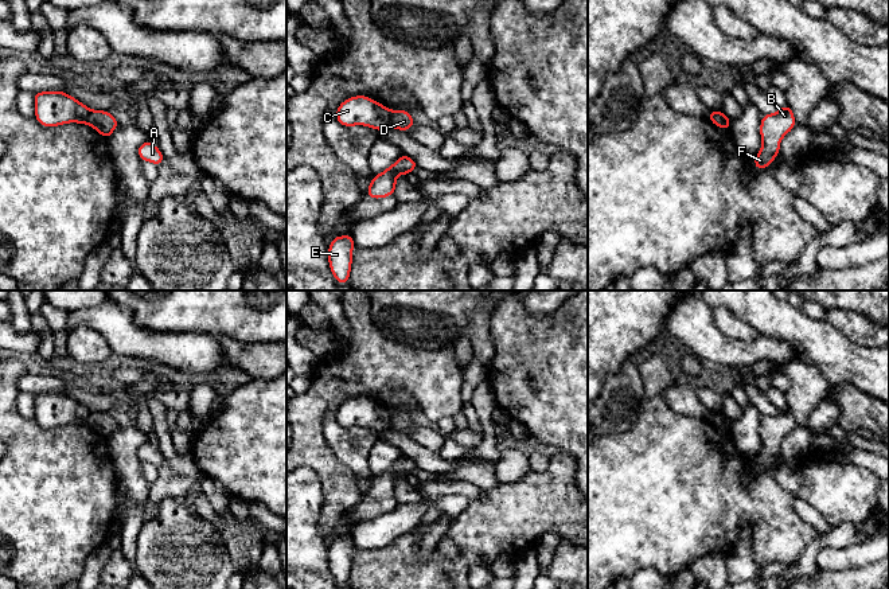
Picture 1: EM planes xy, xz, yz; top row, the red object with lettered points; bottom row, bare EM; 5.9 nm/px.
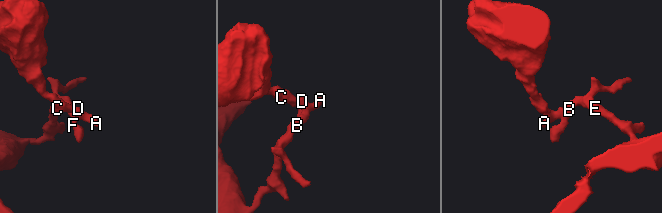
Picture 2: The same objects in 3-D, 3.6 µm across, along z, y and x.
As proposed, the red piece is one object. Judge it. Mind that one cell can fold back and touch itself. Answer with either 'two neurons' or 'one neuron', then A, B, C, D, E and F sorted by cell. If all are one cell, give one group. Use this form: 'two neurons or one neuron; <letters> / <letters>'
two neurons; A B D E F / C

